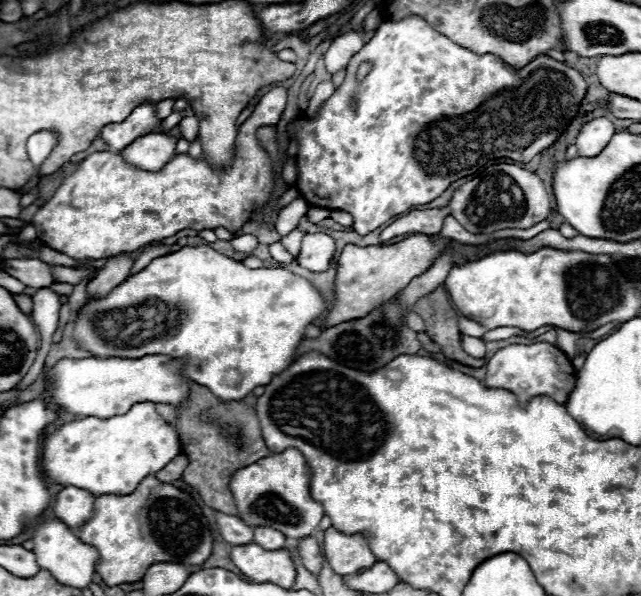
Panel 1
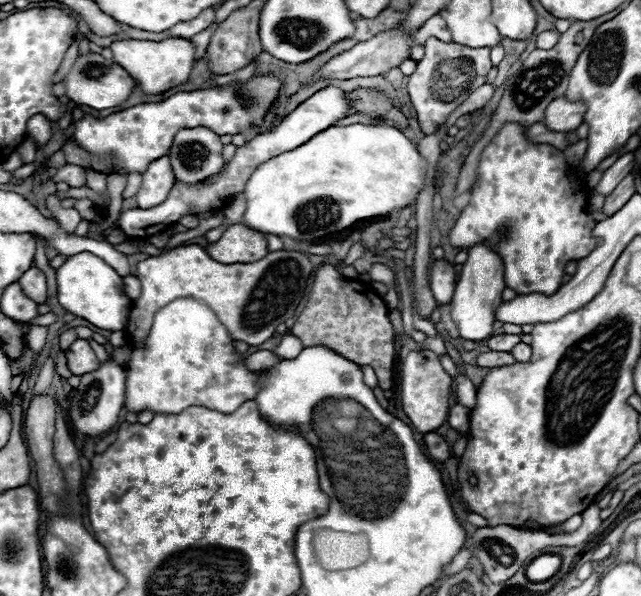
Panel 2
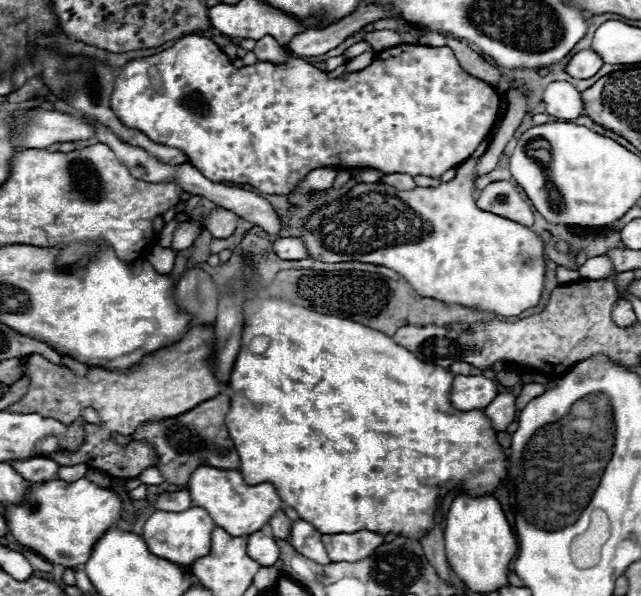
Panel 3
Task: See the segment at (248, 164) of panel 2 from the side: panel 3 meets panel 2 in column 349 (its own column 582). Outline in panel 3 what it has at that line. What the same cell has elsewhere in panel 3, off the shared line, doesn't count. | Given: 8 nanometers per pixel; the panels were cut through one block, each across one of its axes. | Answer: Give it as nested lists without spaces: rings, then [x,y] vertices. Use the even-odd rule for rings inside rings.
[[[556,80],[548,84],[548,88],[544,90],[544,104],[546,104],[546,112],[560,120],[576,120],[584,114],[580,92],[570,82],[564,80]]]

